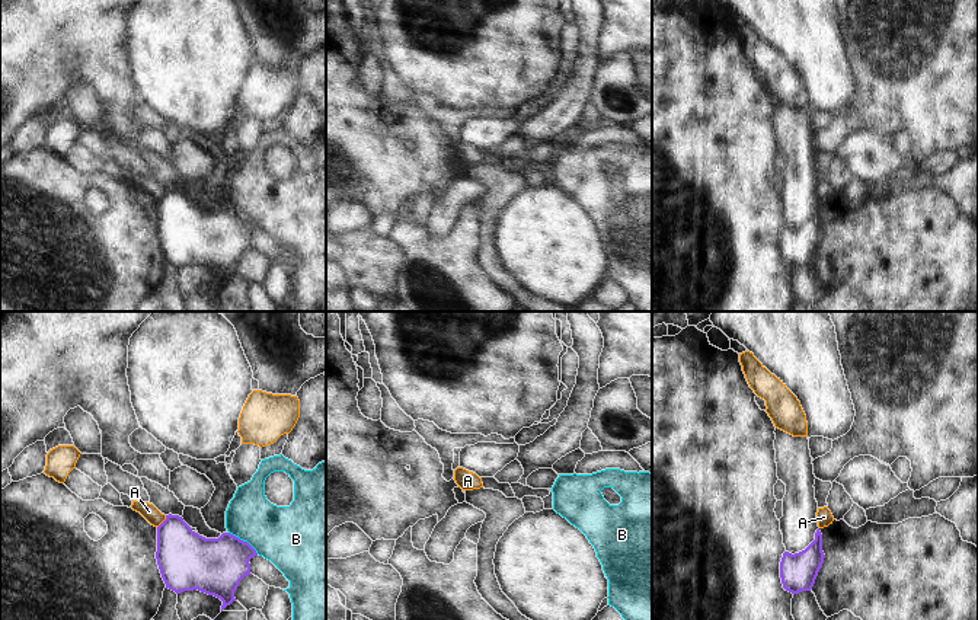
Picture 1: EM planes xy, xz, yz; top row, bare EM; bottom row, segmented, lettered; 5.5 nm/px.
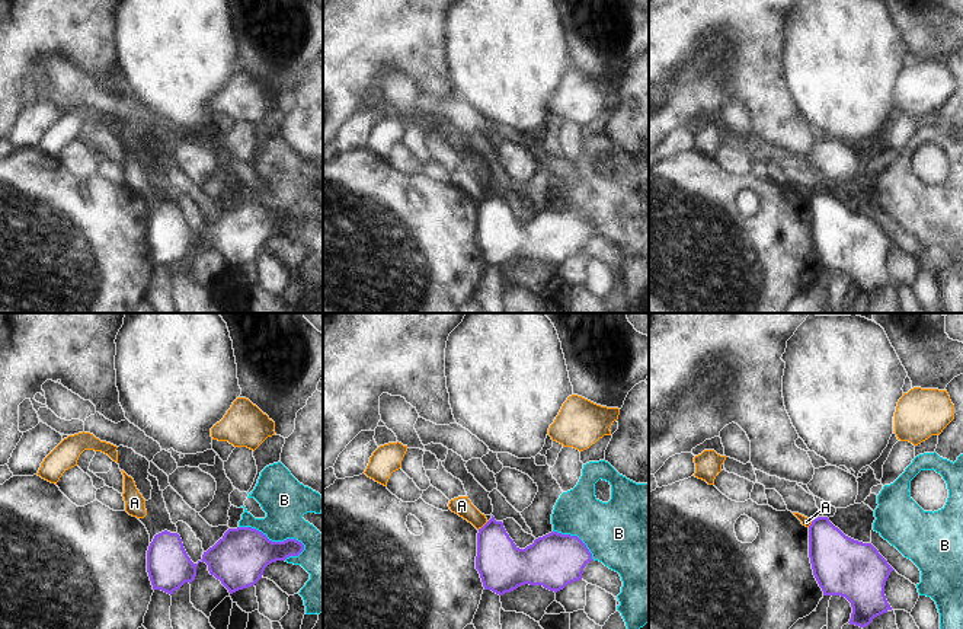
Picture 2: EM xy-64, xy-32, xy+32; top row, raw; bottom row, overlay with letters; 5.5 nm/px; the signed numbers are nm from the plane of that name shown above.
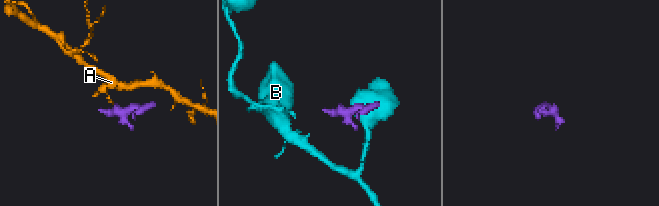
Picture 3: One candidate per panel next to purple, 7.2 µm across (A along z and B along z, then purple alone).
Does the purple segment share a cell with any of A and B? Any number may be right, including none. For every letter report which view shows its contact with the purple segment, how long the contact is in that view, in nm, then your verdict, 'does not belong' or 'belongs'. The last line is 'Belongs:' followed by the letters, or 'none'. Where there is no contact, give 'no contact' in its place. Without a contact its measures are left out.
A: xy | 90 nm | does not belong
B: xy | 200 nm | does not belong
Belongs: none

